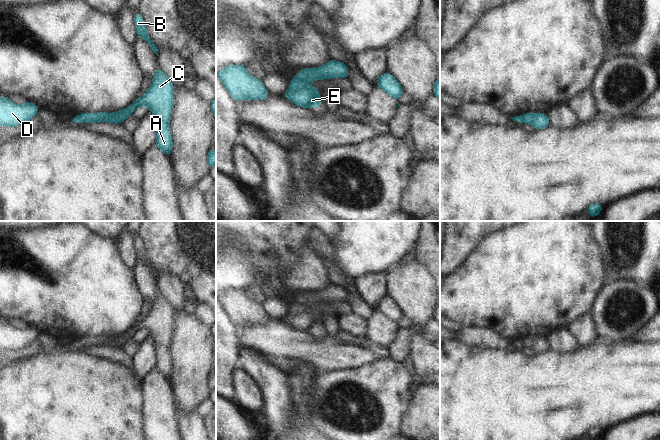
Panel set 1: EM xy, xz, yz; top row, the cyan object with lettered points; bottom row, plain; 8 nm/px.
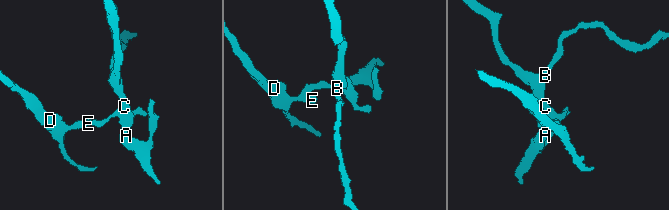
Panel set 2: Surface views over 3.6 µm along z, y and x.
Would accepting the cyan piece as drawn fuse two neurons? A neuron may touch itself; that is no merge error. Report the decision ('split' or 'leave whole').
split

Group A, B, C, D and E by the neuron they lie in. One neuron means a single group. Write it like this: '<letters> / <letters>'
A B C / D E

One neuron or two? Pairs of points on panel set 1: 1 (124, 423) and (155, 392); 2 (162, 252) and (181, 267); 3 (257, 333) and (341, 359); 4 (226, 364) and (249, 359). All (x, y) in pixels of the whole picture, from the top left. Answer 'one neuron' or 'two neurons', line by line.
1: two neurons
2: one neuron
3: one neuron
4: two neurons

